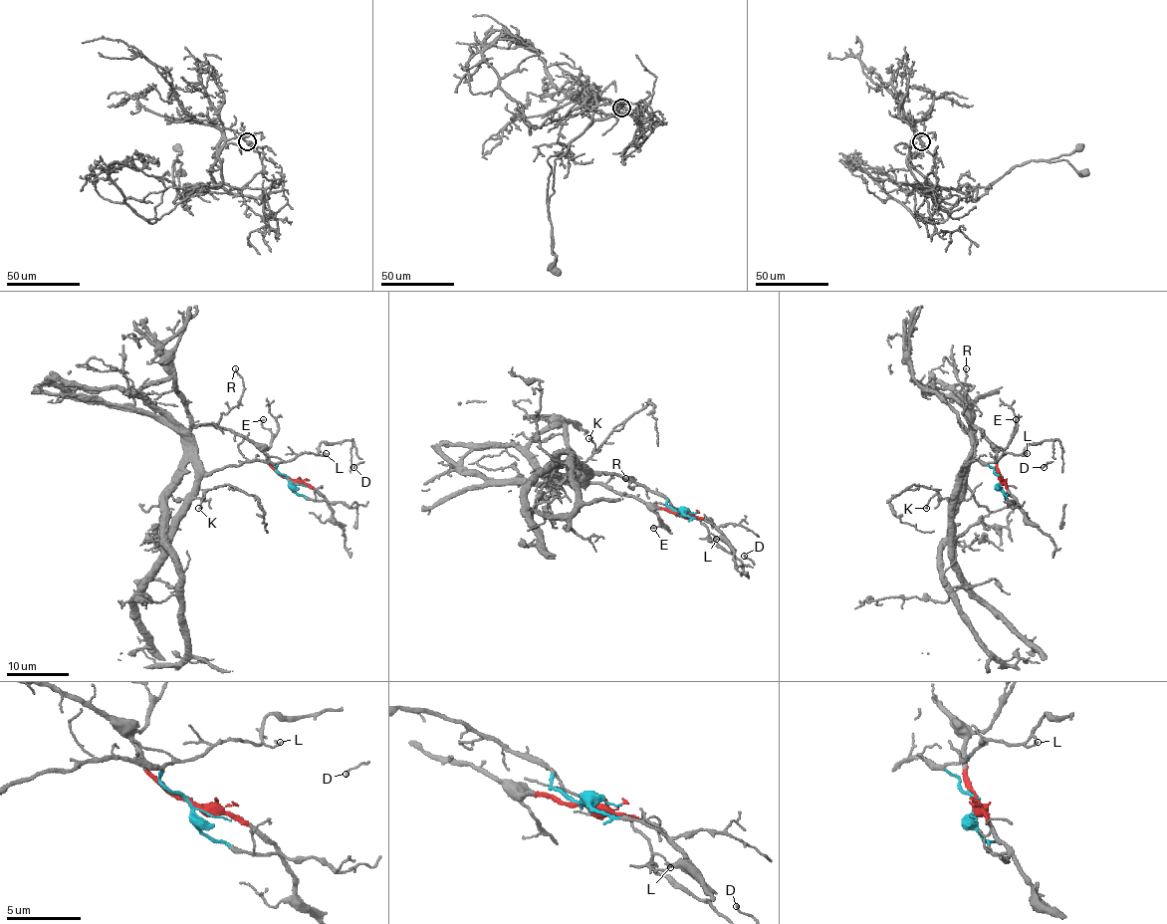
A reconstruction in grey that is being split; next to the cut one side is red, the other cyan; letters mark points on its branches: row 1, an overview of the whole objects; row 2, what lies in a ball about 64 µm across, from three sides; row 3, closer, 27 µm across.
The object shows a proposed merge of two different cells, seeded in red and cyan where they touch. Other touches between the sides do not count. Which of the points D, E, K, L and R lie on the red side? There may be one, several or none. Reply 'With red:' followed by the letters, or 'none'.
With red: E, R

